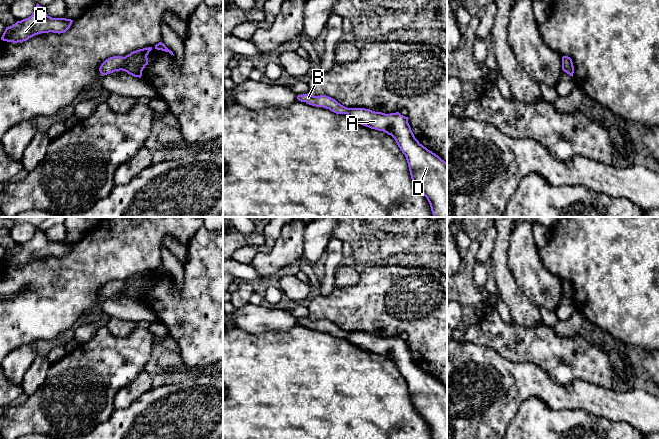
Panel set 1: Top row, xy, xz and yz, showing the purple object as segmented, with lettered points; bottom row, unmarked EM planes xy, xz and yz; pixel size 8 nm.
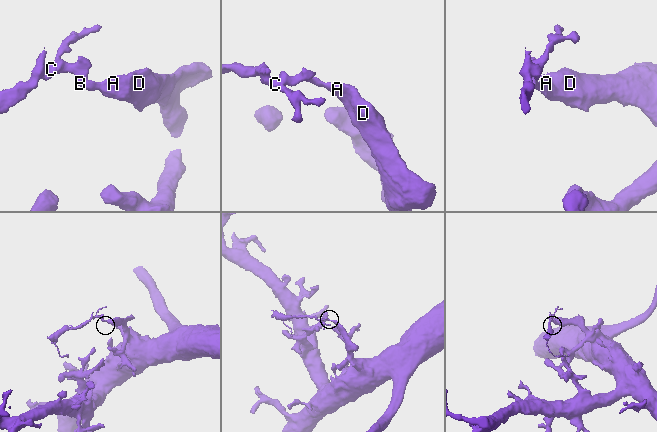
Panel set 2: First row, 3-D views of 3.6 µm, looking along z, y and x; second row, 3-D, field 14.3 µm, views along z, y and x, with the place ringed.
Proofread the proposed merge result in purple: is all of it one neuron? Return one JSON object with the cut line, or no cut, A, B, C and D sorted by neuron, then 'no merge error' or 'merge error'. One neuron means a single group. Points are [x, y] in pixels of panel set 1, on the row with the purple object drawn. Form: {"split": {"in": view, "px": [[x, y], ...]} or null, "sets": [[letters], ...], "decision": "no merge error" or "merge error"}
{"split": null, "sets": [["A", "B", "C", "D"]], "decision": "no merge error"}

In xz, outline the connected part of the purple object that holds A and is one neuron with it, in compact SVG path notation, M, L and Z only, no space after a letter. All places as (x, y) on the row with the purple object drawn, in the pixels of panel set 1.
M307 93L298 95L297 99L312 106L329 109L336 114L346 114L349 118L363 126L383 131L388 135L391 135L395 139L402 153L405 155L411 179L416 187L427 198L433 216L447 217L447 163L438 155L419 143L408 123L408 117L401 115L399 112L385 114L365 108L347 108L338 103L335 99L326 95L313 96Z

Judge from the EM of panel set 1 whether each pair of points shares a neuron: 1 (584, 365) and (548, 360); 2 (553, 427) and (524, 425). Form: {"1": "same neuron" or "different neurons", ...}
{"1": "same neuron", "2": "same neuron"}

